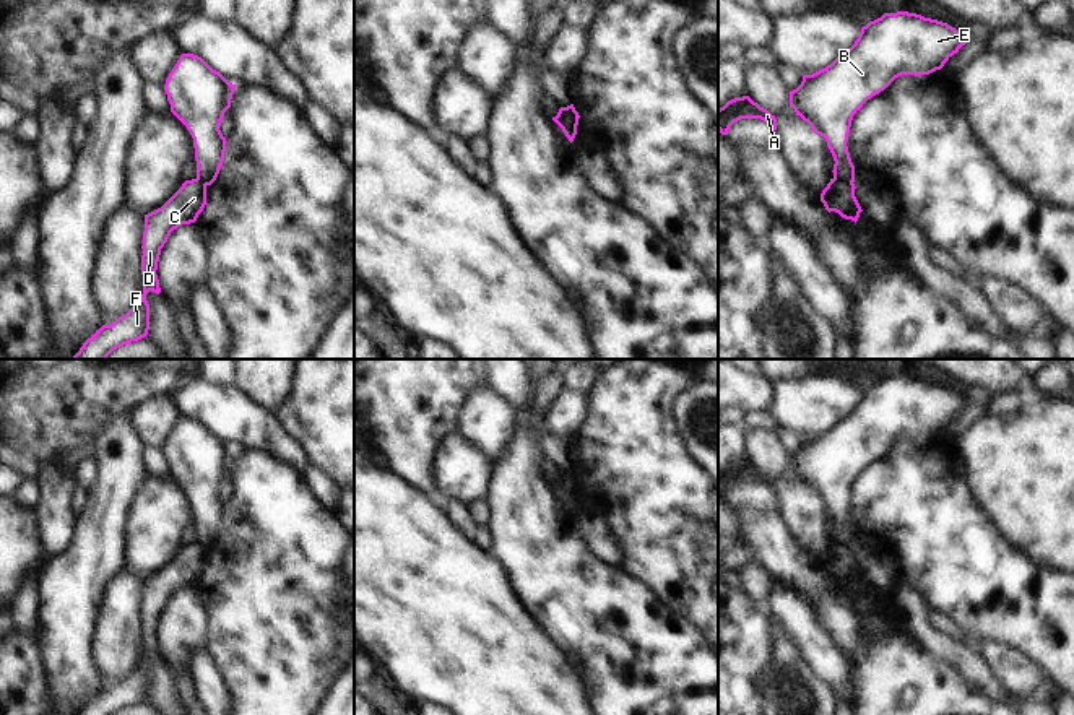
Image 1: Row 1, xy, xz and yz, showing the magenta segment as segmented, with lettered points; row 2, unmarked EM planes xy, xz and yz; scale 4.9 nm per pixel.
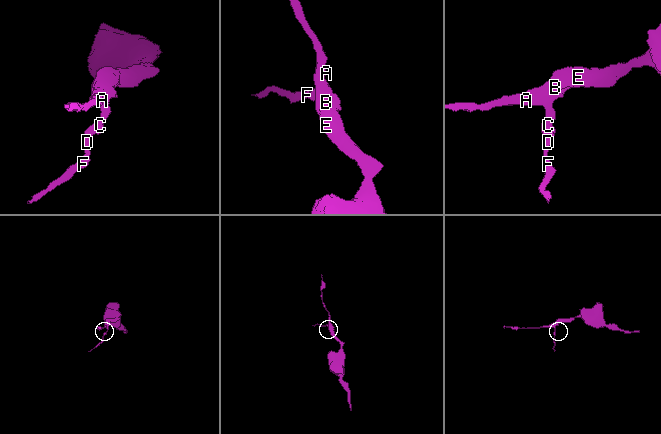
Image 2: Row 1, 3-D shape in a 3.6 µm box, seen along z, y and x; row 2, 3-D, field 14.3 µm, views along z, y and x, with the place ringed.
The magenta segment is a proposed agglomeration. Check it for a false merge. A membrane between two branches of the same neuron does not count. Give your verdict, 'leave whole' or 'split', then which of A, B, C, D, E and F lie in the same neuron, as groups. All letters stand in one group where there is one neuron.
split; groups A B E / C D F

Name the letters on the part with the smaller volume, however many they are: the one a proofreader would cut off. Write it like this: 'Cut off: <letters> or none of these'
Cut off: C, D, F

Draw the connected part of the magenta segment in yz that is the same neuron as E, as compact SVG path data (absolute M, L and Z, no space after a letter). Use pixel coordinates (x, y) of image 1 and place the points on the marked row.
M884 13L861 28L855 44L825 68L804 75L801 84L790 91L790 106L814 133L825 138L834 156L834 179L855 182L855 166L848 153L848 133L853 115L873 96L884 91L902 75L929 75L965 46L968 39L947 23L916 13Z

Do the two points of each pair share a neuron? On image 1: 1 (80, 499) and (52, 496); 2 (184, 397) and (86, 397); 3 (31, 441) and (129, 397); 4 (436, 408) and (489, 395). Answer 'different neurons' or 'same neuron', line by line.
1: different neurons
2: different neurons
3: same neuron
4: different neurons

